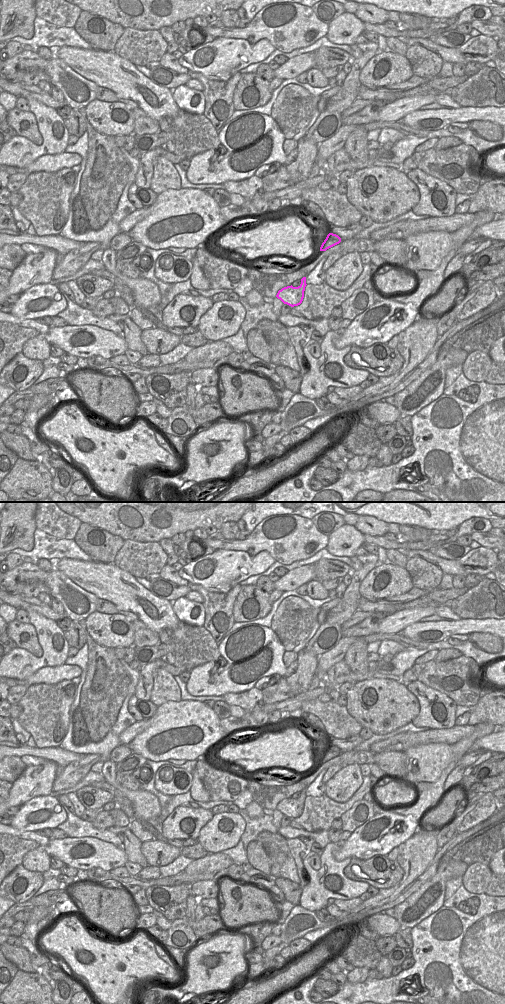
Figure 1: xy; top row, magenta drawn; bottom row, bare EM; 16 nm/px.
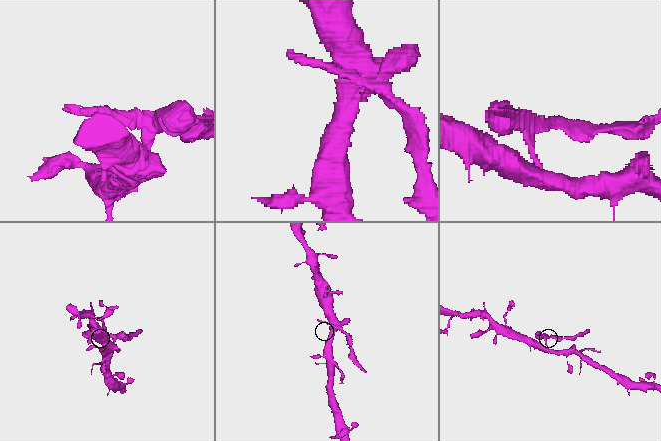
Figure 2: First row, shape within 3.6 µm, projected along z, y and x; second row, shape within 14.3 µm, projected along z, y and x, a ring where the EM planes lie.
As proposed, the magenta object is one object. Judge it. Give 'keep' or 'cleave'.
cleave

